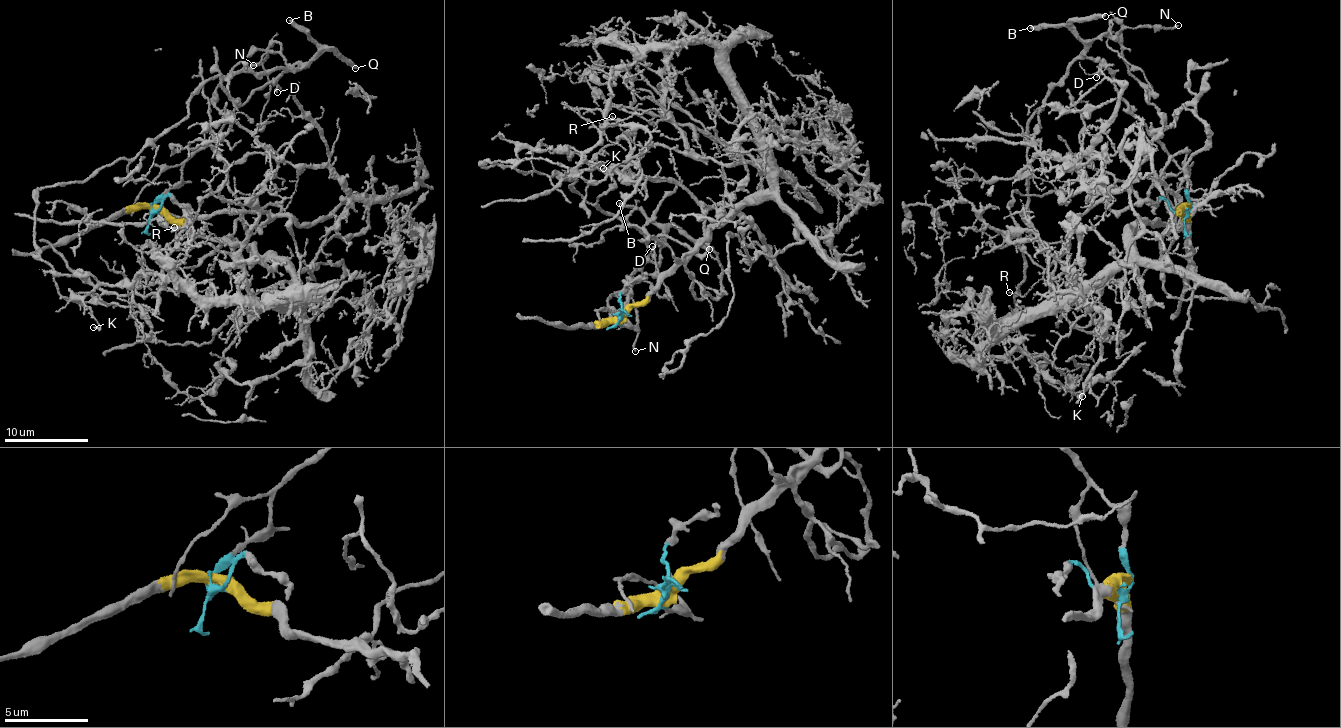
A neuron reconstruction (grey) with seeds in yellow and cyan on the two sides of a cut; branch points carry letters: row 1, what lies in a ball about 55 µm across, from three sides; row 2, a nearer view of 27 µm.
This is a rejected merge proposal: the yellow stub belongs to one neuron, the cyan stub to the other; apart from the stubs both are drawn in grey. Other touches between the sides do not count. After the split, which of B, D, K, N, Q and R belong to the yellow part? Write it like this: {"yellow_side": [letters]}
{"yellow_side": ["K", "R"]}

